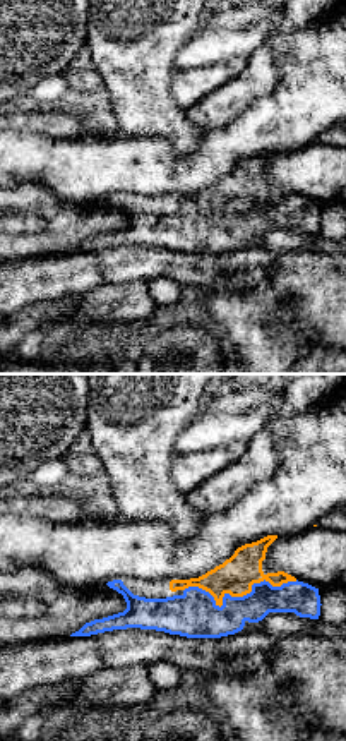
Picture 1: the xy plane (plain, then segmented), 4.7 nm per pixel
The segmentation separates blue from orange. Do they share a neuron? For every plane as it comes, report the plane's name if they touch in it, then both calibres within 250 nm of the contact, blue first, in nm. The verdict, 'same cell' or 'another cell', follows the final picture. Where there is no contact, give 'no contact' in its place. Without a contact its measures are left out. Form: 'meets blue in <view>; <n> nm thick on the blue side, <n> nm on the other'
meets blue in xy; 220 nm thick on the blue side, 170 nm on the other

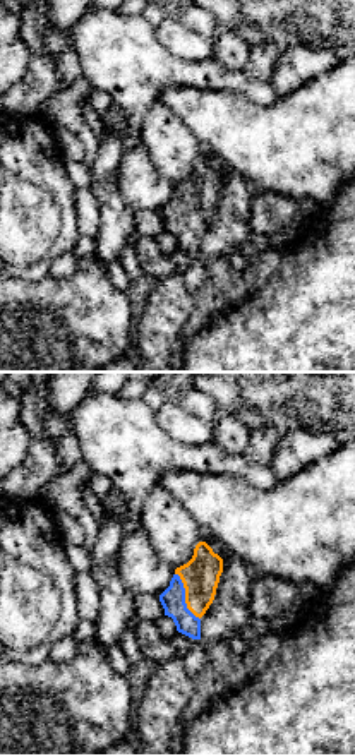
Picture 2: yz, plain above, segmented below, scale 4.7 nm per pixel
meets blue in yz; 110 nm thick on the blue side, 180 nm on the other

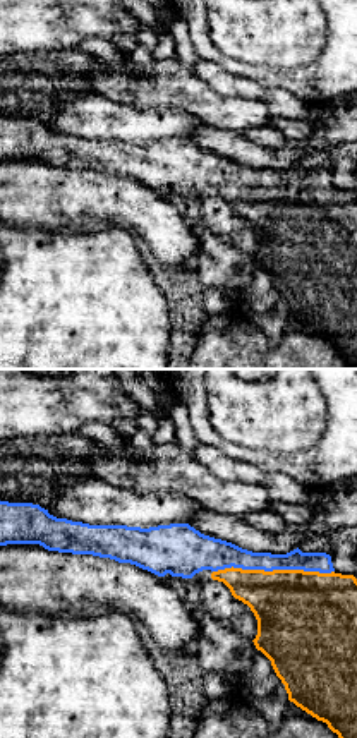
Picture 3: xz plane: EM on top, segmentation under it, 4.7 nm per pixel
meets blue in xz; 130 nm thick on the blue side, 400 nm on the other

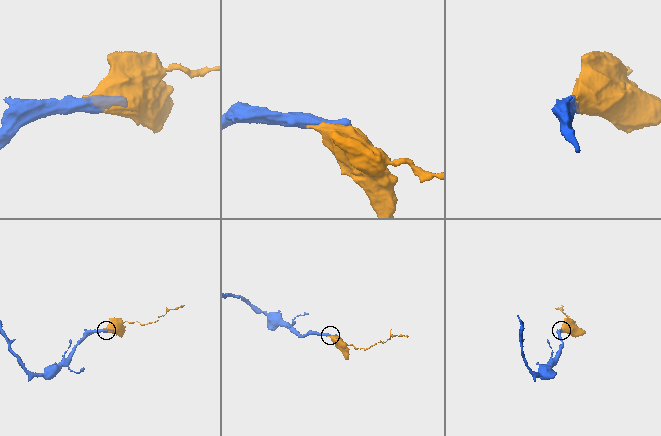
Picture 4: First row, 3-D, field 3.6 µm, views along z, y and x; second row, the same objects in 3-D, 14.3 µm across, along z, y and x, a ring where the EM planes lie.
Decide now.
same cell

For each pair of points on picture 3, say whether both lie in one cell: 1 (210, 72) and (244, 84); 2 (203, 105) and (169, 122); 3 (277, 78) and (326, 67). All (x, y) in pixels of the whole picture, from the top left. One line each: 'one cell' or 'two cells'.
1: one cell
2: two cells
3: one cell

